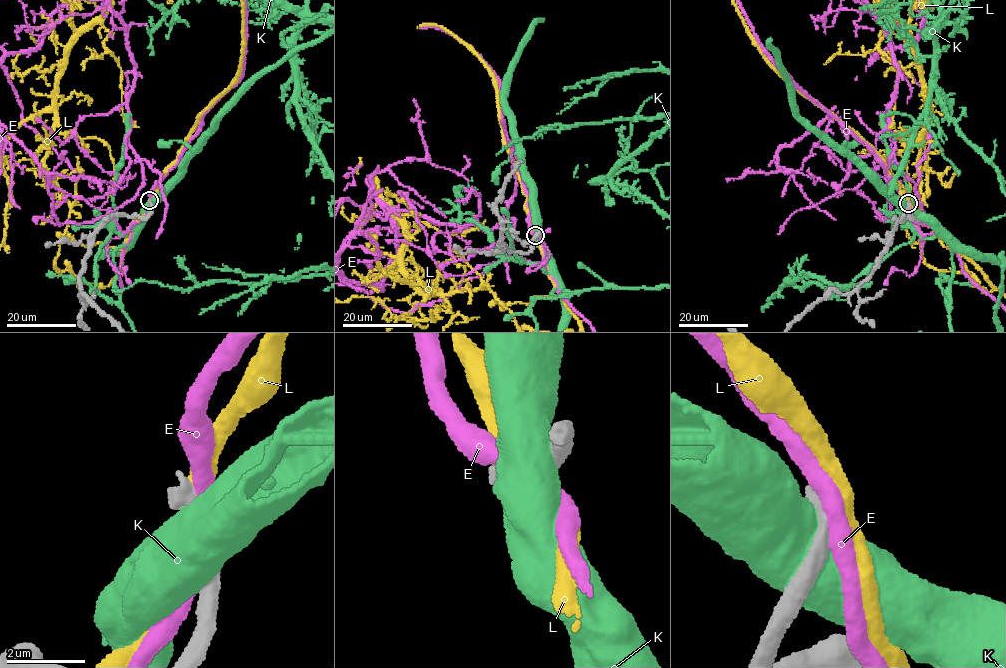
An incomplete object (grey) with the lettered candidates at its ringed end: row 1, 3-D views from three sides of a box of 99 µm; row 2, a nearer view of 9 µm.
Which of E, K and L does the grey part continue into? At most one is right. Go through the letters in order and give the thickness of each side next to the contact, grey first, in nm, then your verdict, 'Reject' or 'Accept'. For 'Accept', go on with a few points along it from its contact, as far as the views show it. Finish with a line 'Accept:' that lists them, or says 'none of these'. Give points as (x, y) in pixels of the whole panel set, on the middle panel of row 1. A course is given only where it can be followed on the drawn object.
E: Thickness 650 nm (grey) against 440 nm. Reject
K: Thickness 400 nm (grey) against 1000 nm. Reject
L: Thickness 550 nm (grey) against 440 nm. Reject
Accept: none of these

